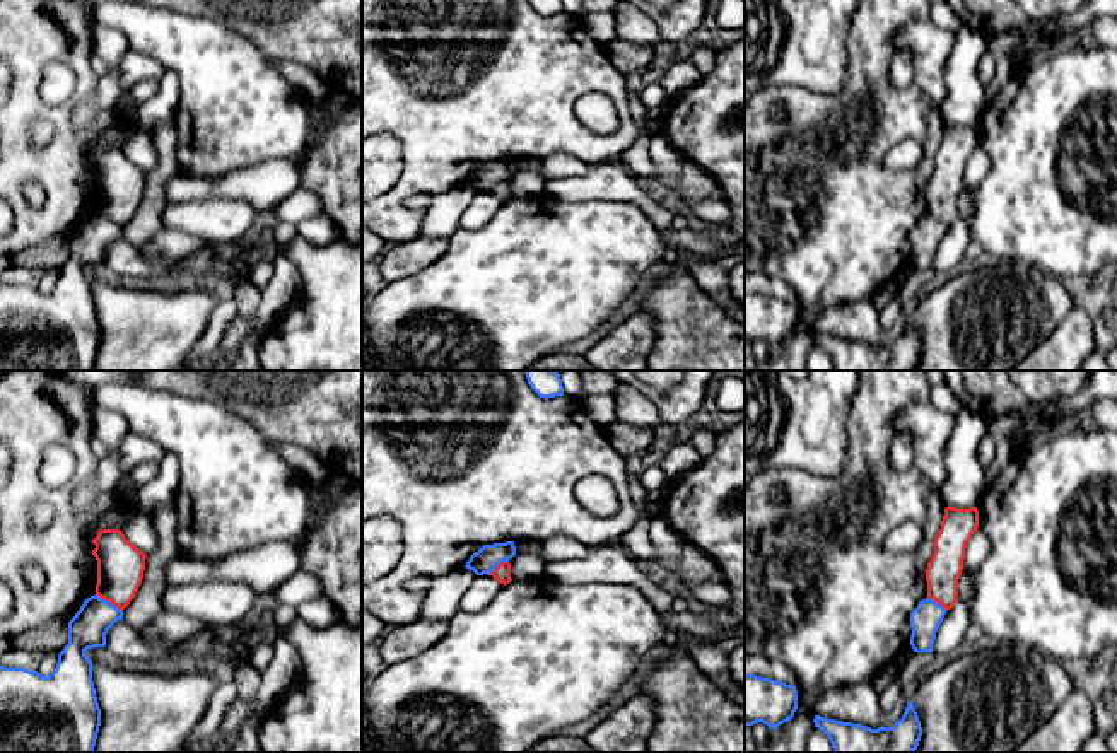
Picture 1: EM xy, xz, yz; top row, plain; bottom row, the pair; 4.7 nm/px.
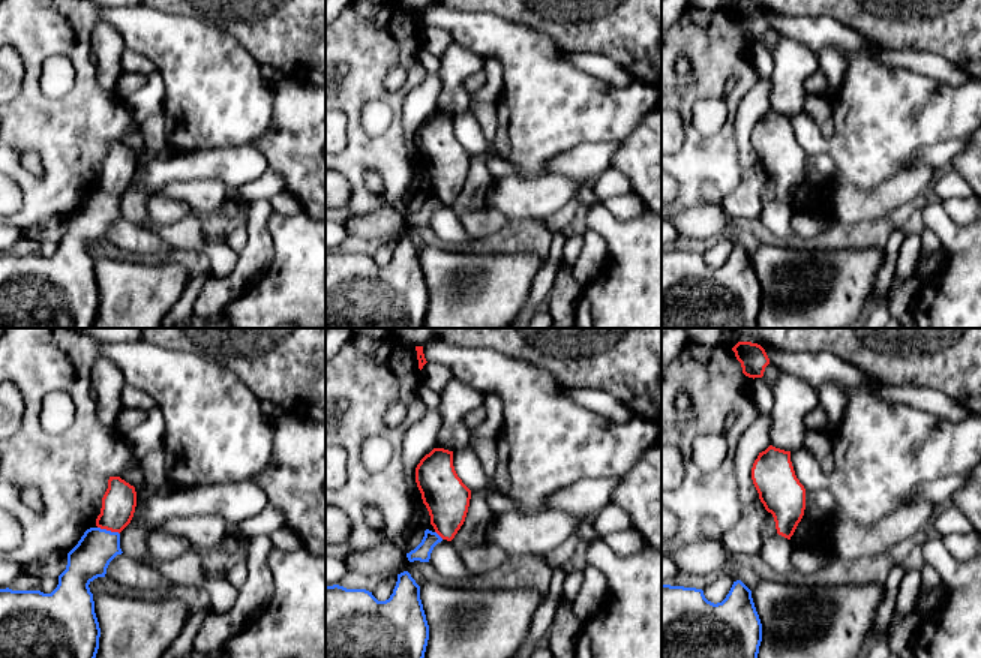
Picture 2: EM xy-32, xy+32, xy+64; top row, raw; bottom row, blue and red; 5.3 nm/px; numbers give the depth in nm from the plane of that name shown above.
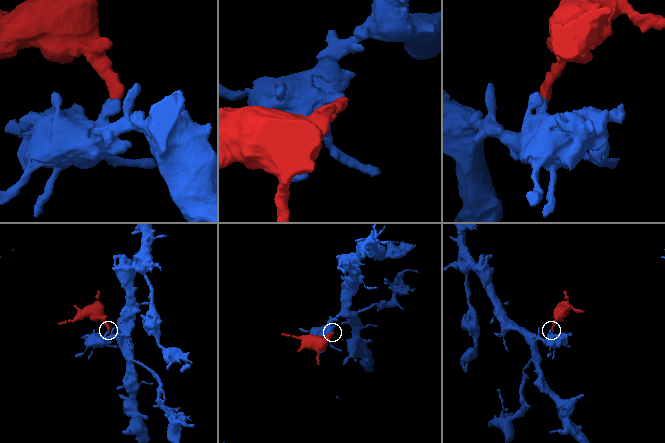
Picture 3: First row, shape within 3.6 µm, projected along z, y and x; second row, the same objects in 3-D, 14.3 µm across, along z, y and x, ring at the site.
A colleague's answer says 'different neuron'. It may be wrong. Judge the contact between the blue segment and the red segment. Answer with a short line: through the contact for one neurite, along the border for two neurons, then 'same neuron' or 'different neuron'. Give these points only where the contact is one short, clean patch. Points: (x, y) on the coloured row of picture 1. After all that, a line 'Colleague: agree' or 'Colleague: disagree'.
xy (94, 595), (108, 600), (122, 612) | different neuron
Colleague: agree

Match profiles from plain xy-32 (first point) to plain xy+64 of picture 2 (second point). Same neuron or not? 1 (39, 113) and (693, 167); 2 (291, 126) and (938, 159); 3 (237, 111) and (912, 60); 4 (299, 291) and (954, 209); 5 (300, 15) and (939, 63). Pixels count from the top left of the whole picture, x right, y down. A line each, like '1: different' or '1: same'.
1: same
2: different
3: different
4: different
5: different

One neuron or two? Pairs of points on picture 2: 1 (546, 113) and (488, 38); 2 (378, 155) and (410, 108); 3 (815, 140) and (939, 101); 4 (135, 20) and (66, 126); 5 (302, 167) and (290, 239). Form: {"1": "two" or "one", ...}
{"1": "one", "2": "two", "3": "one", "4": "two", "5": "two"}

